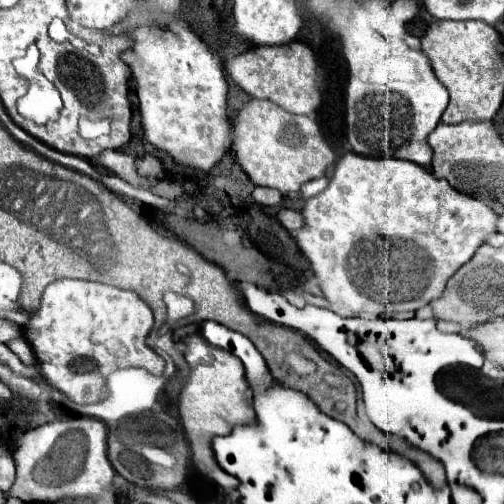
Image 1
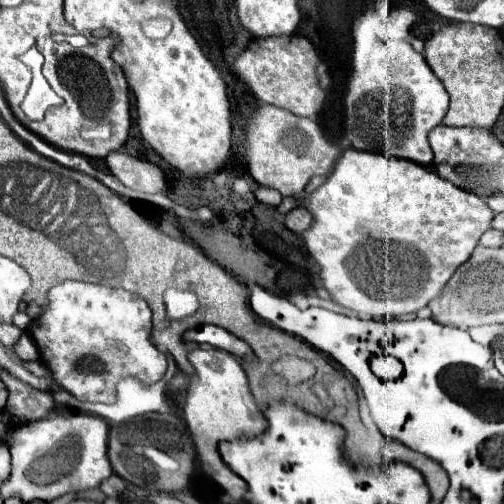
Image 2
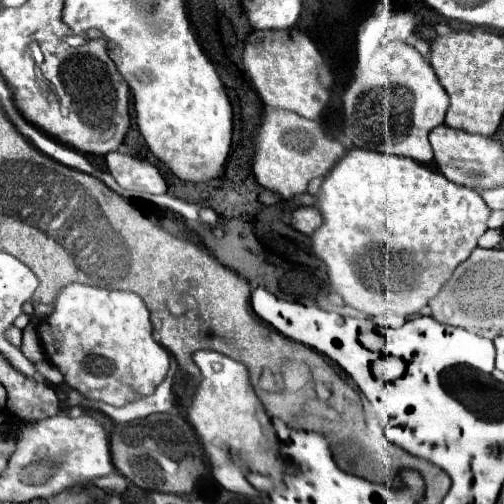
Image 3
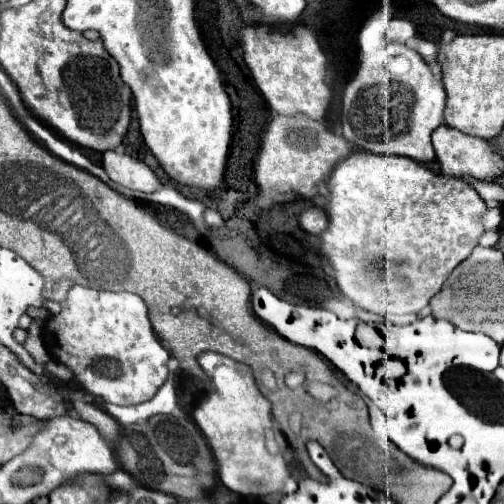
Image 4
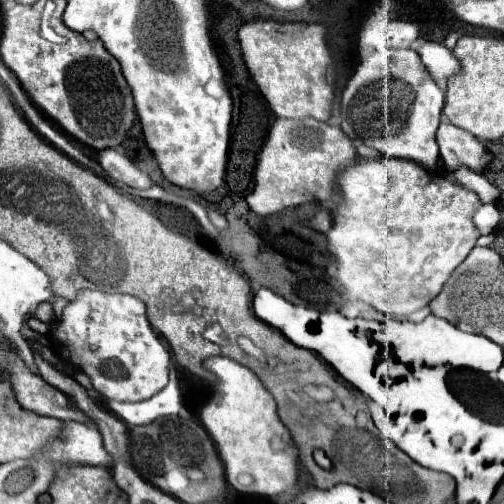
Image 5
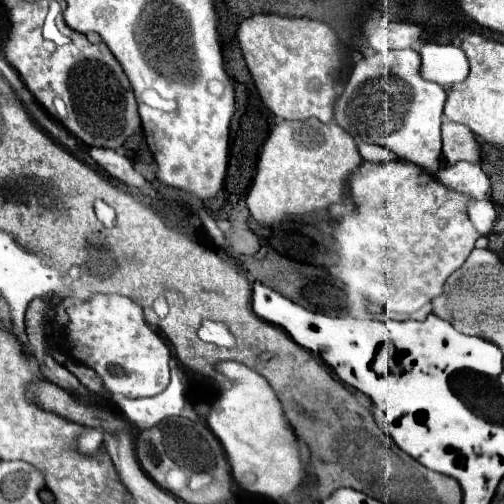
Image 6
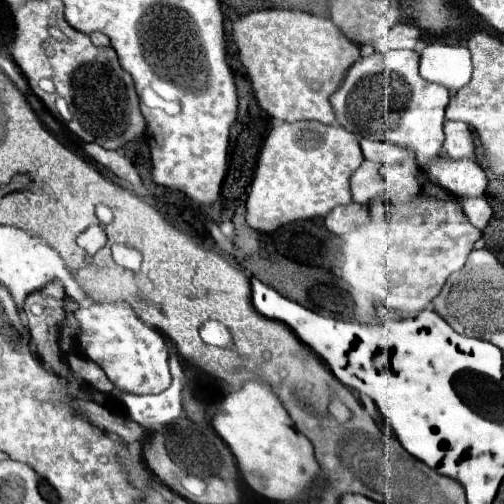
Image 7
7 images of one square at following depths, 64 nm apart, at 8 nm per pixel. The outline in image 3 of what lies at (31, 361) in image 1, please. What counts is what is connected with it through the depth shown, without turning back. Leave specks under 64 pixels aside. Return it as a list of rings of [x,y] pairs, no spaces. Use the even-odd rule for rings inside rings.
[[[32,318],[32,322],[24,328],[24,332],[22,332],[22,346],[20,346],[24,356],[28,360],[32,360],[32,362],[44,360],[44,352],[42,352],[38,334],[36,334],[36,324],[38,324],[38,318]]]

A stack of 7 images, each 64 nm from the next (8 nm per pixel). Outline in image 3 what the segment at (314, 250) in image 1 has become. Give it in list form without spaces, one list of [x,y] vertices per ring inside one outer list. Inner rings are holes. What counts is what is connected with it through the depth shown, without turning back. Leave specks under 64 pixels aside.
[[[360,148],[348,150],[346,156],[340,158],[338,164],[332,168],[332,172],[324,178],[320,194],[316,196],[314,208],[322,214],[322,224],[320,224],[320,228],[316,228],[310,234],[312,252],[314,252],[316,258],[320,258],[326,264],[330,288],[336,290],[342,296],[344,304],[348,304],[356,310],[362,310],[370,316],[382,316],[382,314],[410,316],[410,314],[418,314],[440,292],[440,288],[448,282],[454,268],[458,264],[462,264],[472,254],[478,238],[488,230],[486,222],[488,222],[488,216],[490,216],[490,208],[484,204],[484,200],[480,198],[480,194],[476,190],[466,188],[466,186],[458,186],[458,184],[446,180],[444,176],[440,176],[438,172],[432,172],[426,166],[422,166],[422,164],[410,160],[410,158],[400,158],[400,156],[390,156],[390,154],[380,154],[380,152],[360,150]]]

